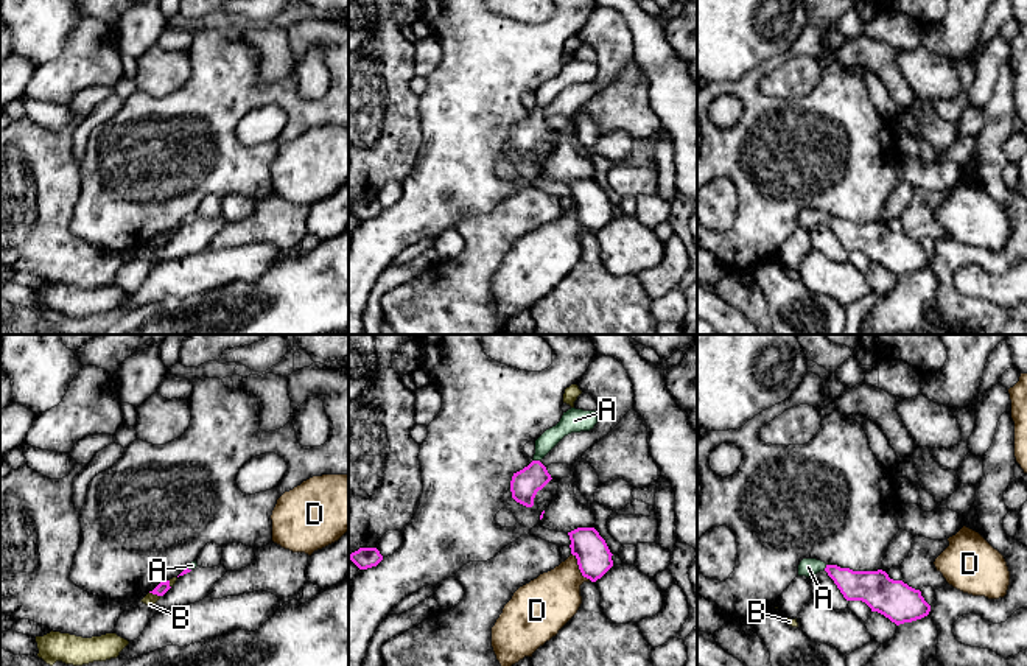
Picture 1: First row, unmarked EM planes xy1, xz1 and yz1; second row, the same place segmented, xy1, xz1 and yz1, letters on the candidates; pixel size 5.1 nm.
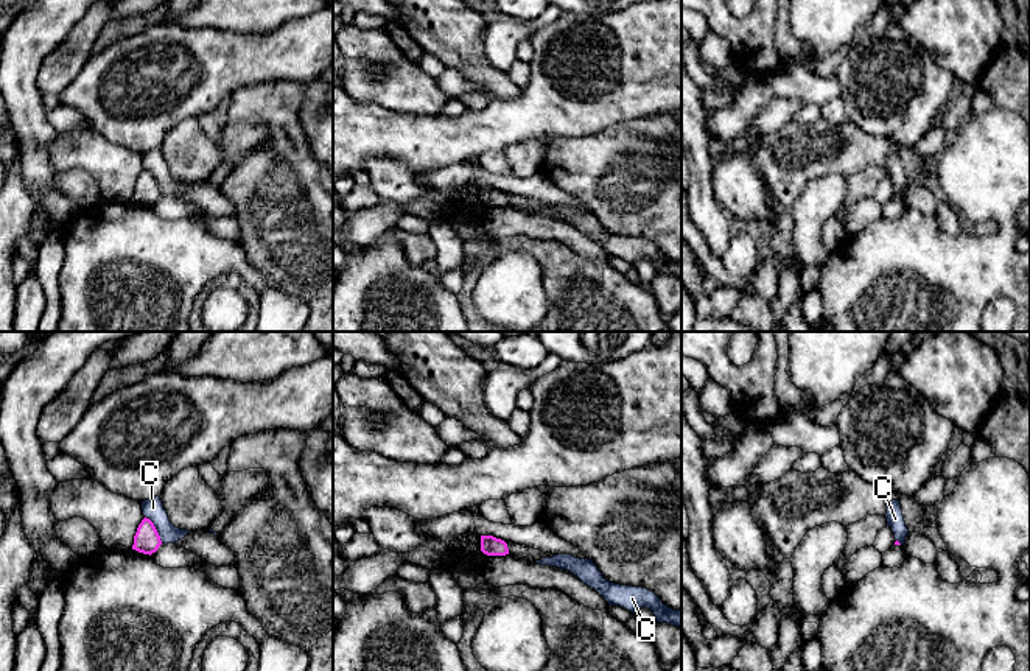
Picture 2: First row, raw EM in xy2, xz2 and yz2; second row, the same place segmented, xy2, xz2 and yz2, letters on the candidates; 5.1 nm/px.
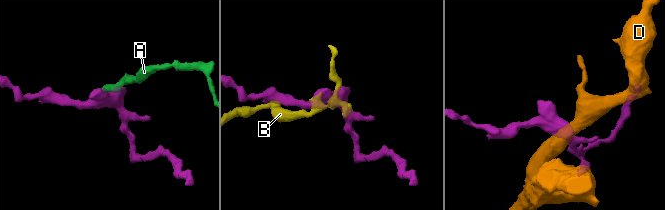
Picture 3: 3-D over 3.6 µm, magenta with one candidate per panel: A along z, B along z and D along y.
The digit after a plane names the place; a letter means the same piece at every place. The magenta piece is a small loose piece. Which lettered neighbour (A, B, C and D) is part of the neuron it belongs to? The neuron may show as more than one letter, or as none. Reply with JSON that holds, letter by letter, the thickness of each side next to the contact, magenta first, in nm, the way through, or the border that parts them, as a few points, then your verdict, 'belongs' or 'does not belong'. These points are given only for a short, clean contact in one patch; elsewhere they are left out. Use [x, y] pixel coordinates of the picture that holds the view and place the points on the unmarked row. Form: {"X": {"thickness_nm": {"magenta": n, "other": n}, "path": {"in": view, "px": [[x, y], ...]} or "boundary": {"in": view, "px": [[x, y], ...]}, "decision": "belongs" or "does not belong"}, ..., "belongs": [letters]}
{"A": {"thickness_nm": {"magenta": 150, "other": 100}, "path": {"in": "xz1", "px": [[525, 136], [536, 125], [537, 112], [540, 101], [568, 75]]}, "decision": "belongs"}, "B": {"thickness_nm": {"magenta": 60, "other": 70}, "boundary": {"in": "xy1", "px": [[150, 243], [159, 248]]}, "decision": "does not belong"}, "C": {"thickness_nm": {"magenta": 140, "other": 110}, "boundary": {"in": "xy2", "px": [[145, 167], [162, 193]]}, "decision": "does not belong"}, "D": {"thickness_nm": {"magenta": 180, "other": 280}, "boundary": {"in": "xz1", "px": [[571, 204], [579, 223], [590, 231]]}, "decision": "does not belong"}, "belongs": ["A"]}

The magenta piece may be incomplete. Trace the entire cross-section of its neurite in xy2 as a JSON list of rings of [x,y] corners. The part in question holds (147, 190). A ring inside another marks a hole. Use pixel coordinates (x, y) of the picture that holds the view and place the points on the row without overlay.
[[[145,168],[134,187],[132,201],[151,207],[159,201],[160,196],[162,196],[162,191],[154,174]]]

